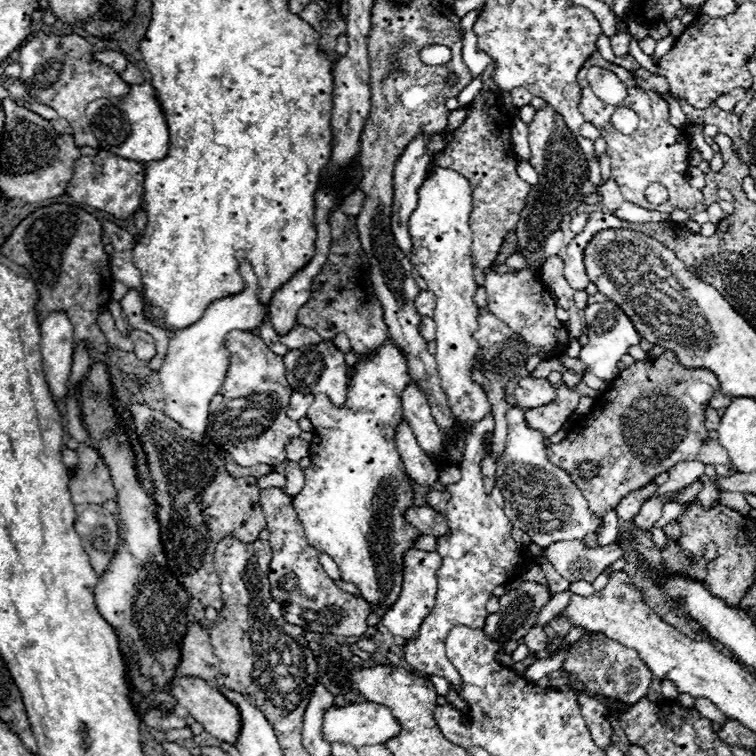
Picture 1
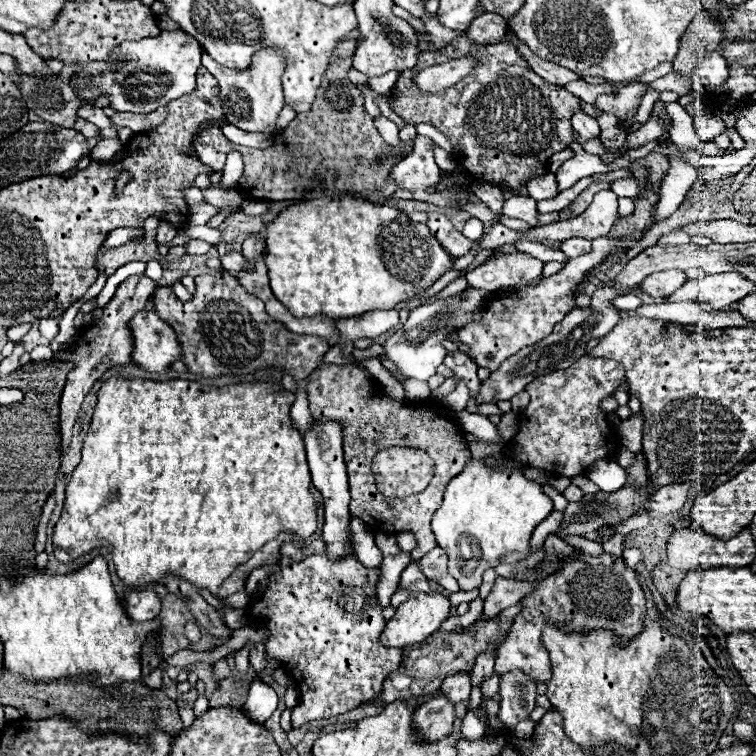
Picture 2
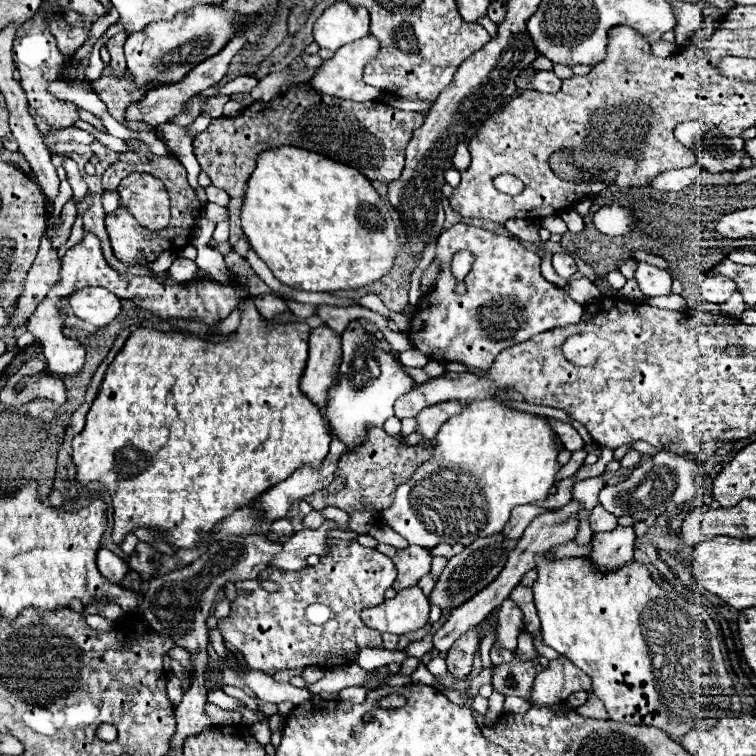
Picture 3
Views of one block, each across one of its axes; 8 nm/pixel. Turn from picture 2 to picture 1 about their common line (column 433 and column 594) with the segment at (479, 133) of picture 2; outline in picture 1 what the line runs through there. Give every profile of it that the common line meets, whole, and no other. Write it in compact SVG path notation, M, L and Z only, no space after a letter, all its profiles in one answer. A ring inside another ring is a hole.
M594 52L588 62L580 68L578 72L578 84L582 86L582 100L580 100L580 112L584 116L586 122L594 124L596 128L600 128L600 134L602 138L606 140L608 148L608 156L612 158L612 178L618 182L620 186L620 192L626 200L642 206L642 208L648 208L648 210L656 210L656 212L670 212L674 206L680 206L682 210L690 210L690 208L696 208L700 202L702 202L702 192L692 188L688 184L688 158L690 158L690 142L686 138L686 134L672 126L670 120L668 120L668 102L658 94L658 92L652 92L652 90L642 90L640 86L634 84L634 78L628 70L624 70L622 66L616 66L616 64L610 64L606 62L600 52ZM592 66L602 66L606 70L612 70L628 88L628 96L626 100L620 104L620 106L626 106L630 110L634 110L638 114L638 128L632 132L632 134L620 134L612 128L610 124L610 116L612 112L616 110L616 106L608 106L604 104L602 100L598 100L590 86L588 86L588 80L586 80L586 72L588 68ZM650 182L658 182L662 184L670 198L668 202L660 204L660 206L654 206L646 200L644 196L644 190Z

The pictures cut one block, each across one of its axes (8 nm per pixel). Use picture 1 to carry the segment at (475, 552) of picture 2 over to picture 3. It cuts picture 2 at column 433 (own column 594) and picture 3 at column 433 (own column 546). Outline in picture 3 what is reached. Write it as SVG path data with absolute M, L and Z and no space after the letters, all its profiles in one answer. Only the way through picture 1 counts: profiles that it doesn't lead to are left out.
M494 398L474 400L468 408L450 418L434 438L434 458L426 462L406 484L396 488L396 500L382 512L384 526L390 526L402 534L410 544L432 548L440 542L456 542L462 546L472 544L478 538L486 538L504 530L514 506L546 500L550 488L556 484L556 472L560 470L554 444L554 430L546 418L538 414L526 414L502 406Z

